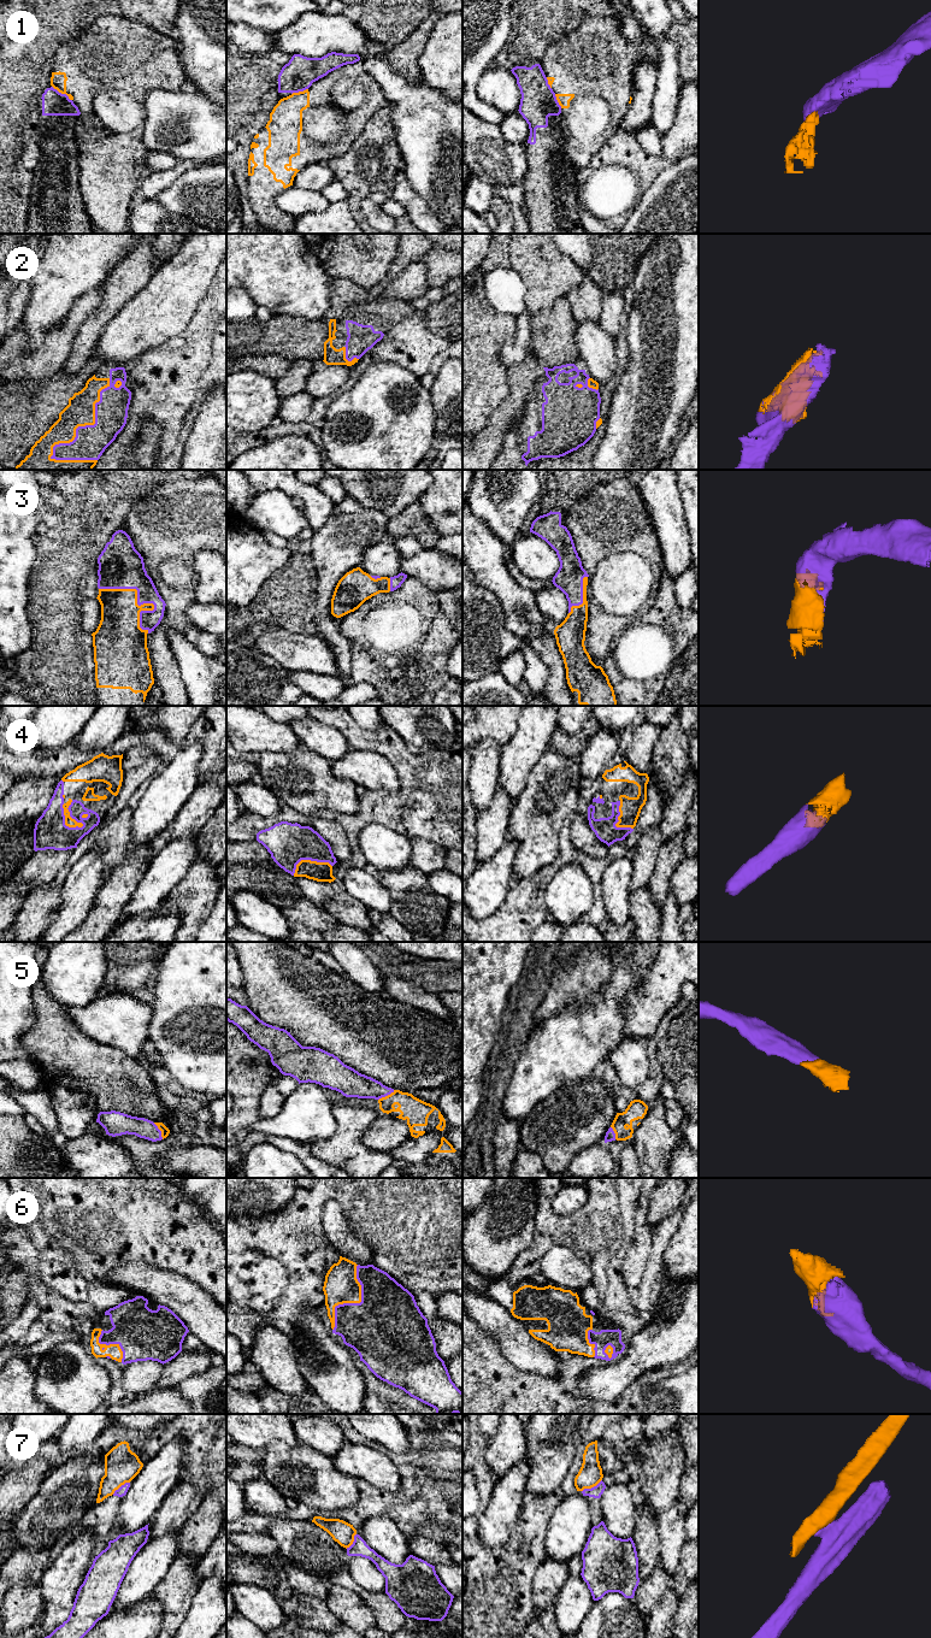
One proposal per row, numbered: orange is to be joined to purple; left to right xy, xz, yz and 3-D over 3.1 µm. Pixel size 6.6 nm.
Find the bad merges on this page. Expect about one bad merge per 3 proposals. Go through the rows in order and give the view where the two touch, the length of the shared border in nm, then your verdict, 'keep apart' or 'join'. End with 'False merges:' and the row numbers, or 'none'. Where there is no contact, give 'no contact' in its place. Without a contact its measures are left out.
1: meets purple in xy; contact 170 nm long; keep apart
2: meets purple in xy; contact 650 nm long; join
3: meets purple in xy; contact 440 nm long; join
4: meets purple in xy; contact 200 nm long; join
5: meets purple in xz; contact 130 nm long; join
6: meets purple in xz; contact 480 nm long; join
7: meets purple in yz; contact 160 nm long; keep apart
False merges: 1, 7

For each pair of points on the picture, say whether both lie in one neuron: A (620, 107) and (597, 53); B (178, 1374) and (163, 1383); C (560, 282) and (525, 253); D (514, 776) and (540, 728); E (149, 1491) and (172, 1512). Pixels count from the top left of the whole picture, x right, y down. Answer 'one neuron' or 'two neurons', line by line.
A: one neuron
B: one neuron
C: one neuron
D: one neuron
E: two neurons

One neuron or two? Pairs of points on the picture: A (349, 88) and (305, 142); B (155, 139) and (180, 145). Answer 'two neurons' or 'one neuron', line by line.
A: one neuron
B: one neuron

